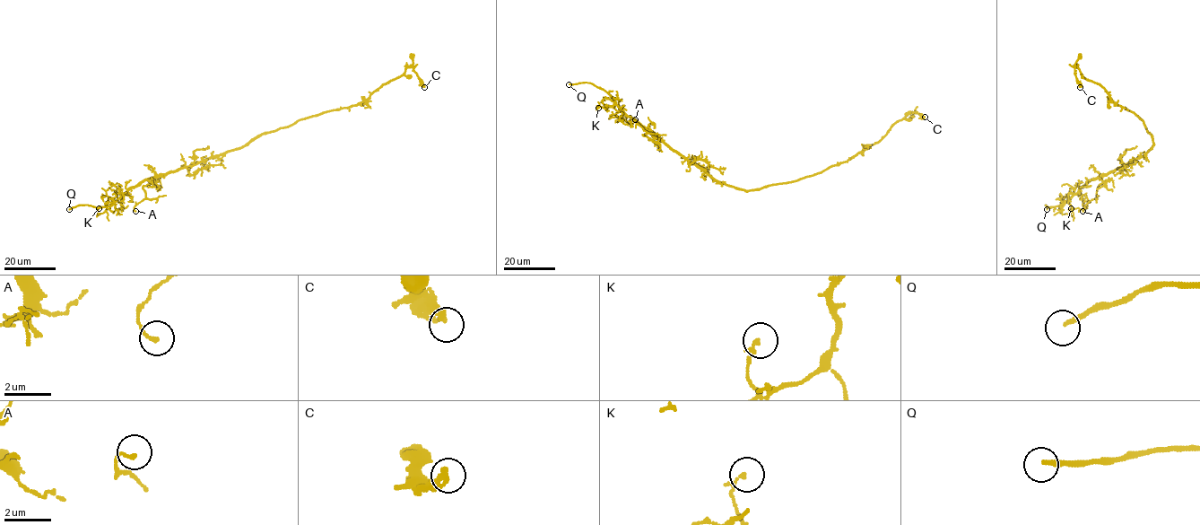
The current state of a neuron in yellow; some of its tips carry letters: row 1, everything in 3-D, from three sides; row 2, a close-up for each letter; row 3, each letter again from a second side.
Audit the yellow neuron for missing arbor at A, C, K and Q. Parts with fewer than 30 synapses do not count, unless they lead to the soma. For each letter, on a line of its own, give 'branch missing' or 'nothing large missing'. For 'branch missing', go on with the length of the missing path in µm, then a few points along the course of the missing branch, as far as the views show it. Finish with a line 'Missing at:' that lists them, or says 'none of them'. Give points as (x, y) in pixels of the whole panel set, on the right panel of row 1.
A: nothing large missing
C: nothing large missing
K: nothing large missing
Q: branch missing; missing 5 µm
Missing at: Q

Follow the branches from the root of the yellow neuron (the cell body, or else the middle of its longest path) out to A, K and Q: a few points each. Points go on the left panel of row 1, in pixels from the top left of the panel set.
A: (249, 142), (156, 176), (143, 187), (147, 198), (134, 207), (135, 211)
K: (249, 142), (175, 171), (145, 179), (117, 200), (109, 198), (103, 213), (98, 214), (99, 208)
Q: (249, 142), (175, 171), (145, 179), (109, 205), (78, 205), (69, 209)

